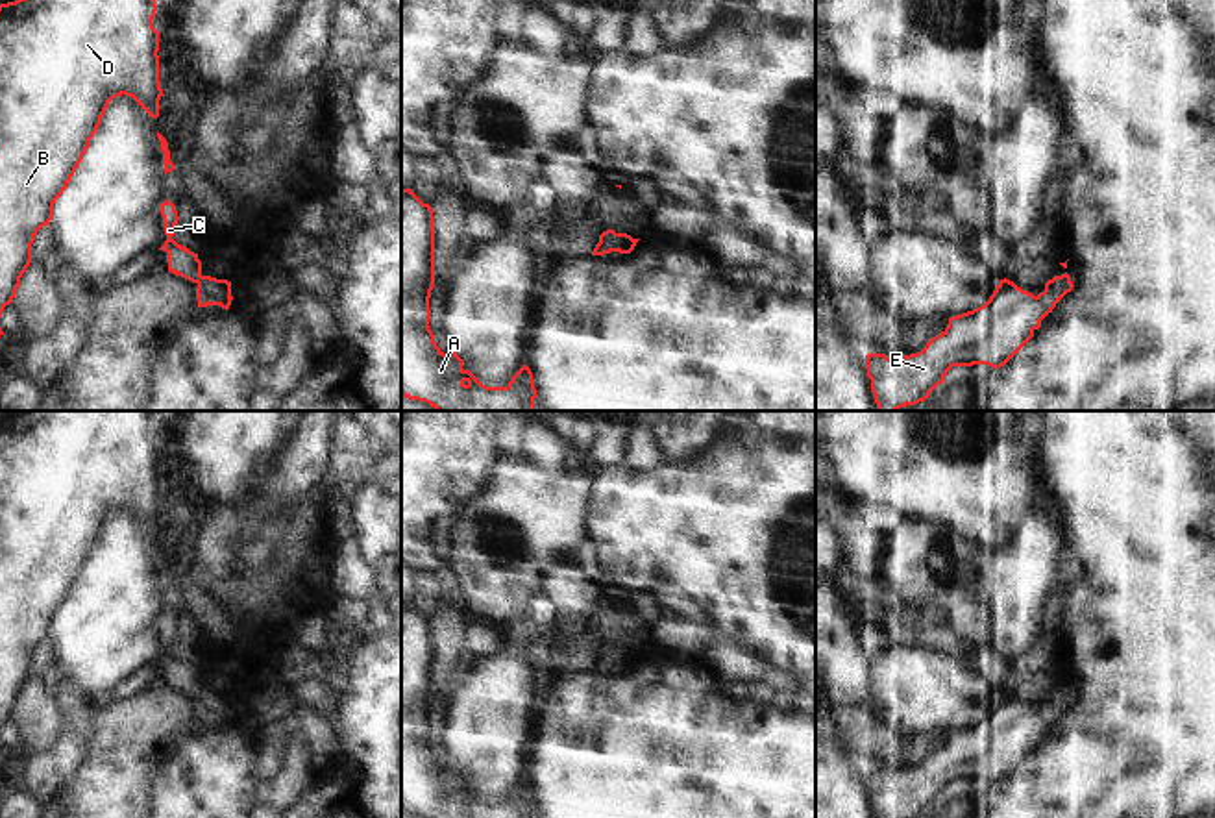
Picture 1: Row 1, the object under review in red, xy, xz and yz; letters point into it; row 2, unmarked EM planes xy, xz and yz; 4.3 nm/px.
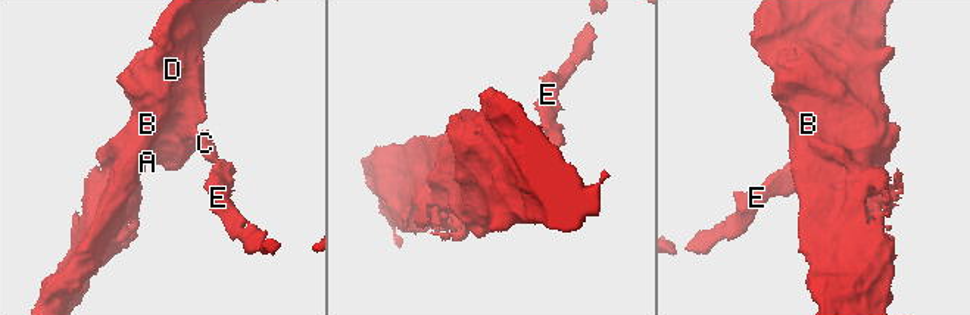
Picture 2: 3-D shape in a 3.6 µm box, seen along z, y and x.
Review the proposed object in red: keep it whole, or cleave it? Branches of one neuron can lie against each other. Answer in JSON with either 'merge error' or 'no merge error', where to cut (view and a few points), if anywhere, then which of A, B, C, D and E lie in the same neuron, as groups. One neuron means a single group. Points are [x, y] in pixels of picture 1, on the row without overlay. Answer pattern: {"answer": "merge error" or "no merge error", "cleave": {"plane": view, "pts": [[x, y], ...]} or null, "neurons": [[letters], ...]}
{"answer": "no merge error", "cleave": null, "neurons": [["A", "B", "C", "D", "E"]]}

